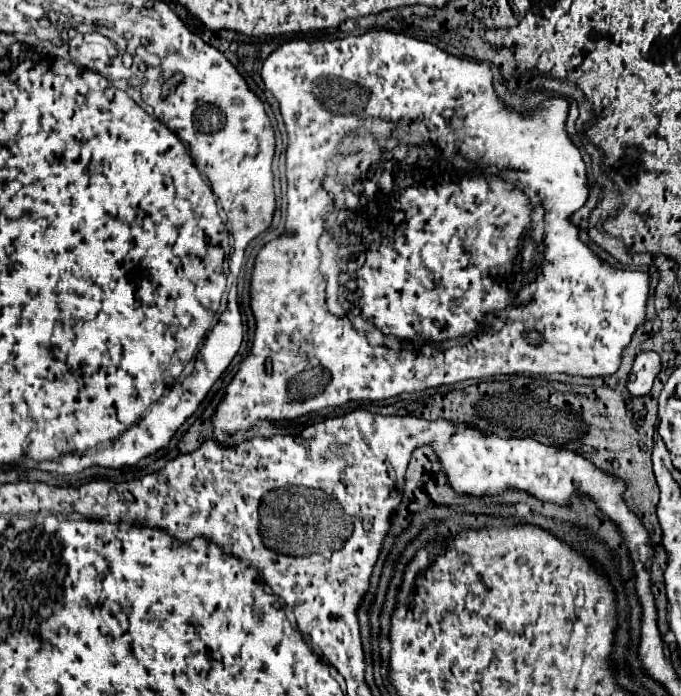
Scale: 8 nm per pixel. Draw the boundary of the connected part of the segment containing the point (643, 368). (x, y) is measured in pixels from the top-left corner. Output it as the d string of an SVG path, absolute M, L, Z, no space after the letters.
M642 351L634 359L634 367L628 377L628 391L636 397L650 393L658 373L660 373L660 355L654 351Z

